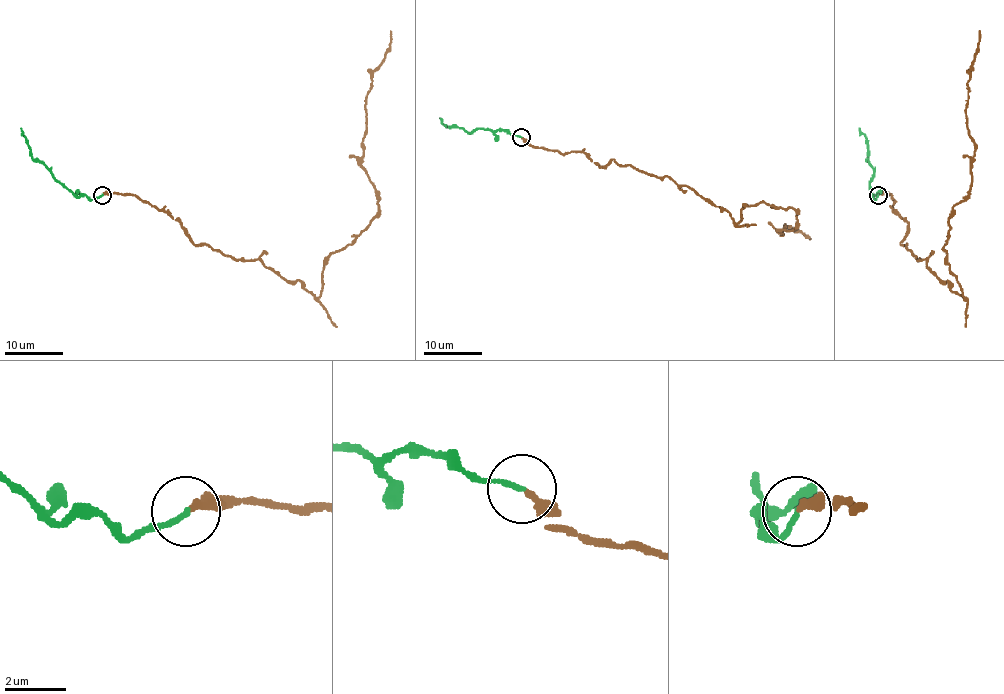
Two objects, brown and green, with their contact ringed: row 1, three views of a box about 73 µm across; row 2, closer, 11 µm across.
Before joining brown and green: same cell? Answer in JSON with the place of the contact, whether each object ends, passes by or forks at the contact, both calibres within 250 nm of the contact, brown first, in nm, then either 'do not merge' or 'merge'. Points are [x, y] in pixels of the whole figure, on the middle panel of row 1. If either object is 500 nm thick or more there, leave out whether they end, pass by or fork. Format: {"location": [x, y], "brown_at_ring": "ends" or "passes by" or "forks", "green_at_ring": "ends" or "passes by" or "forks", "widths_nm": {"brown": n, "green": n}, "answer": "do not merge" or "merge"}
{"location": [521, 137], "brown_at_ring": "ends", "green_at_ring": "ends", "widths_nm": {"brown": 280, "green": 160}, "answer": "do not merge"}

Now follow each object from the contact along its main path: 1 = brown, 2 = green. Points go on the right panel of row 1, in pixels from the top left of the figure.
1: (878, 194), (907, 222), (902, 244), (965, 297), (943, 248), (972, 181), (979, 30)
2: (878, 194), (874, 199), (871, 196), (869, 181), (874, 169), (868, 162), (868, 140), (859, 128)

